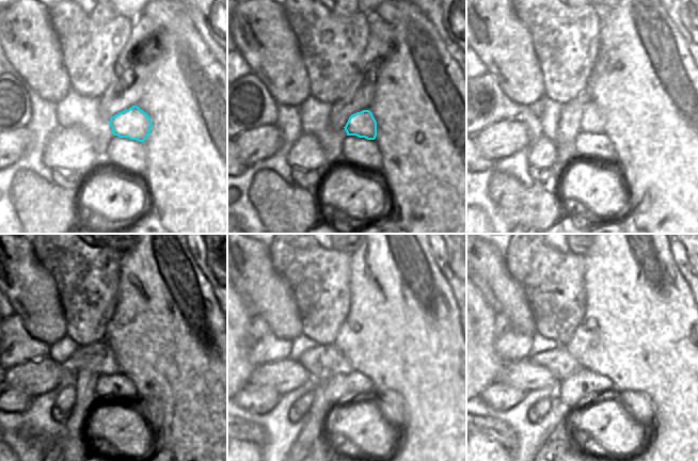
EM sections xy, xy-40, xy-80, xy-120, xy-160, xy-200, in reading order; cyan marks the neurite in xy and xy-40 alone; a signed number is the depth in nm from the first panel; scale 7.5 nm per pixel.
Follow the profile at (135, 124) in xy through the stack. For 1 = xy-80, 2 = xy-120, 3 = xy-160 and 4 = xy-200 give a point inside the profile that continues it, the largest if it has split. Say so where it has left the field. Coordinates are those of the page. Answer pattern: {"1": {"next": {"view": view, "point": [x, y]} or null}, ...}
{"1": {"next": {"view": "xy-80", "point": [592, 122]}}, "2": {"next": {"view": "xy-120", "point": [99, 358]}}, "3": {"next": {"view": "xy-160", "point": [323, 362]}}, "4": {"next": {"view": "xy-200", "point": [559, 362]}}}

